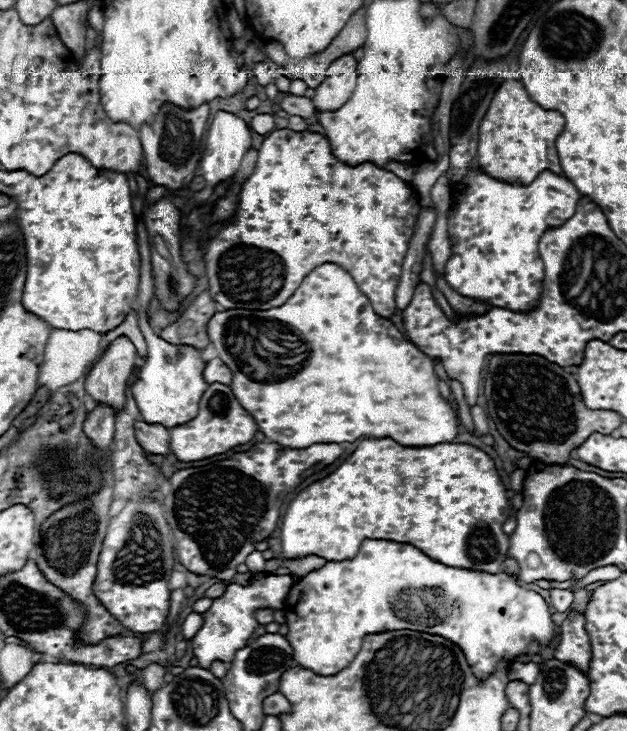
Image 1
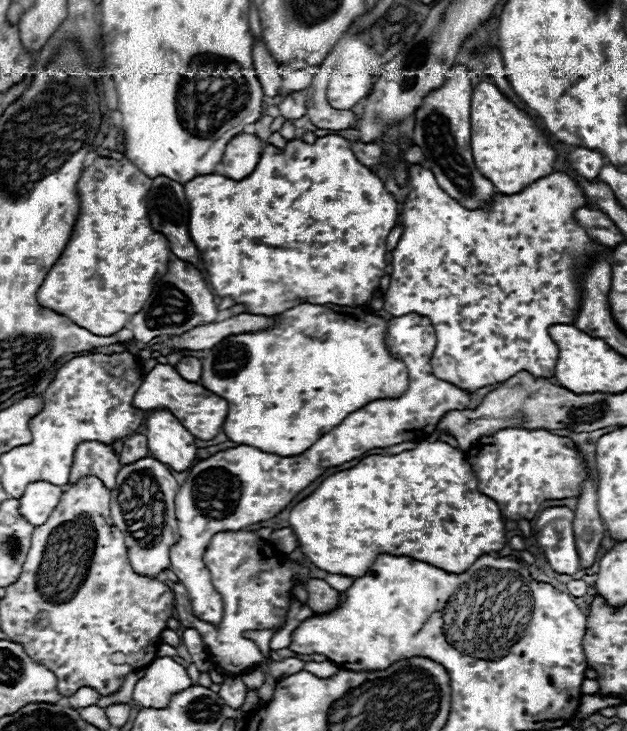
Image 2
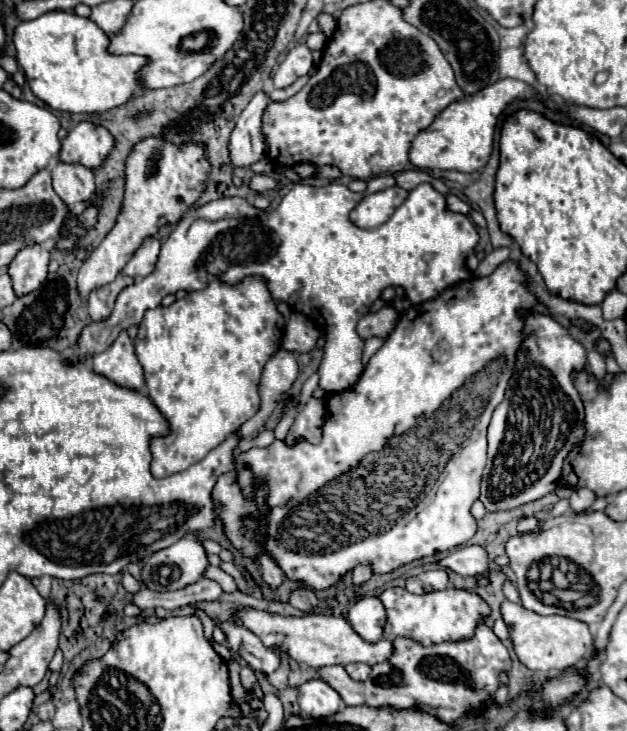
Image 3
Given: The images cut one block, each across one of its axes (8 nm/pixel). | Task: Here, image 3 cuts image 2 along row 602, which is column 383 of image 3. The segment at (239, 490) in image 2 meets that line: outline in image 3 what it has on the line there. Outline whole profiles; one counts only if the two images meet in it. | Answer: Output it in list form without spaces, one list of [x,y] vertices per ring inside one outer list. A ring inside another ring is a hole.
[[[392,186],[382,192],[370,194],[350,212],[350,220],[360,228],[376,228],[384,224],[406,198],[408,192],[400,186]]]

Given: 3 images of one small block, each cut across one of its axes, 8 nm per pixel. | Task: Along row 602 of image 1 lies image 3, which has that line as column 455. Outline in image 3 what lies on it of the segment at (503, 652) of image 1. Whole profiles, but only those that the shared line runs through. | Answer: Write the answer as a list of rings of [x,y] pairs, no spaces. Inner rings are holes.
[[[506,260],[486,278],[468,278],[468,280],[458,282],[456,286],[440,292],[434,300],[428,300],[424,304],[418,304],[418,306],[404,310],[398,316],[394,330],[386,336],[382,348],[370,358],[360,380],[352,388],[328,394],[324,398],[326,416],[324,416],[324,424],[322,424],[324,438],[320,444],[316,444],[316,446],[308,444],[304,438],[298,438],[296,444],[292,444],[292,446],[286,444],[284,440],[274,440],[266,448],[250,448],[246,452],[234,452],[234,470],[222,474],[218,478],[214,490],[212,490],[212,500],[220,508],[218,516],[222,520],[224,534],[232,542],[232,546],[238,552],[242,552],[244,558],[252,558],[252,560],[260,558],[262,554],[268,554],[282,568],[282,572],[286,574],[288,580],[296,580],[310,590],[326,590],[330,586],[336,586],[344,578],[344,574],[352,572],[358,564],[370,566],[374,574],[390,574],[390,572],[398,570],[400,566],[410,564],[418,558],[426,558],[426,556],[432,556],[436,552],[446,552],[450,548],[456,548],[456,546],[468,542],[478,528],[476,520],[470,514],[470,508],[472,508],[474,500],[480,496],[480,476],[482,476],[482,470],[486,464],[486,428],[490,424],[494,408],[504,398],[504,388],[506,388],[506,384],[514,372],[516,348],[520,346],[520,340],[524,338],[520,316],[518,316],[520,308],[528,308],[528,310],[534,308],[536,312],[548,314],[546,308],[540,306],[536,302],[536,298],[528,292],[526,274],[522,272],[522,268],[516,262]],[[242,466],[250,466],[250,470],[252,470],[254,498],[246,498],[242,494],[240,484],[238,484],[238,470]],[[262,484],[266,486],[266,500],[264,502],[270,508],[270,512],[266,514],[266,534],[262,536],[262,544],[258,544],[256,542],[256,530],[260,526],[262,512],[260,512],[258,502],[256,502],[256,490]]]

